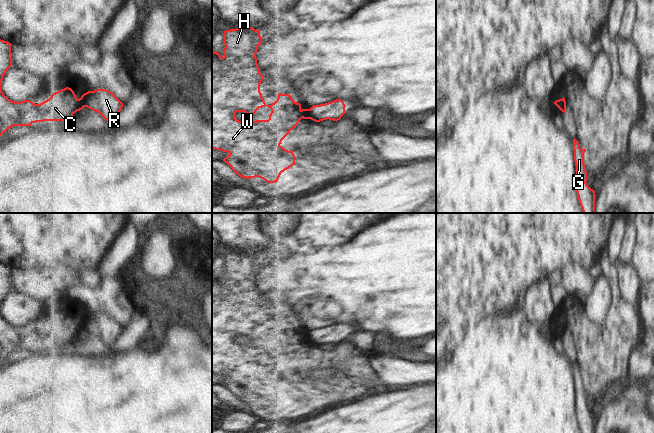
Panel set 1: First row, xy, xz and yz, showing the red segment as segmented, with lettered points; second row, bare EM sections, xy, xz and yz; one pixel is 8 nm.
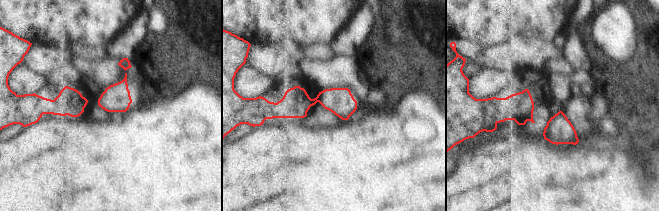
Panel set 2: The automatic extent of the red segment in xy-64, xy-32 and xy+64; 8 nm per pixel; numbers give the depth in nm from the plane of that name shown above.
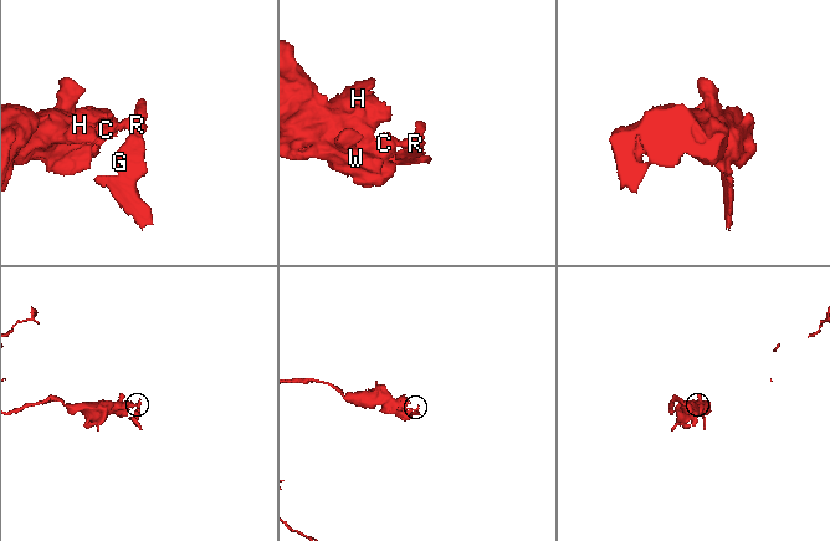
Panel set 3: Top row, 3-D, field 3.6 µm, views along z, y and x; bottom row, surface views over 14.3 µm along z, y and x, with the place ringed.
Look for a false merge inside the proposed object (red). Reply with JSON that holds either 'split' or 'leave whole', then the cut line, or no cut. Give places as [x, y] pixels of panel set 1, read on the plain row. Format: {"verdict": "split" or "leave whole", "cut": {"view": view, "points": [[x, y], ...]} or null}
{"verdict": "split", "cut": {"view": "xy", "points": [[78, 323], [76, 334]]}}

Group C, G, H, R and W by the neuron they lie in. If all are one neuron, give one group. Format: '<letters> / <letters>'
C H W / G R

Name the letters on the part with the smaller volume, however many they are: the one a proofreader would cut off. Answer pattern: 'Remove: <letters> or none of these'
Remove: G, R

